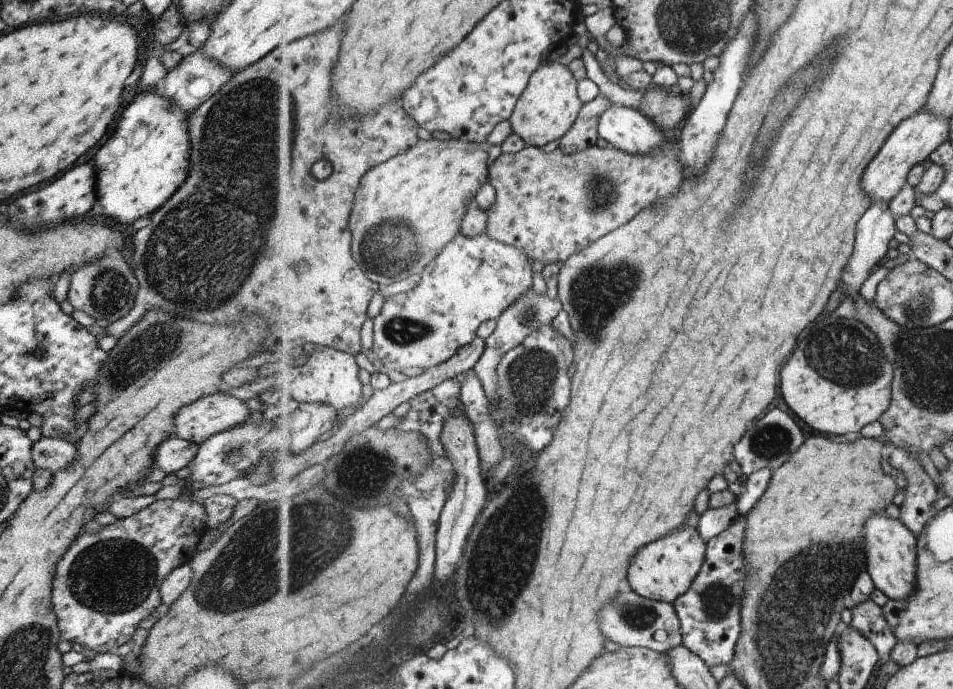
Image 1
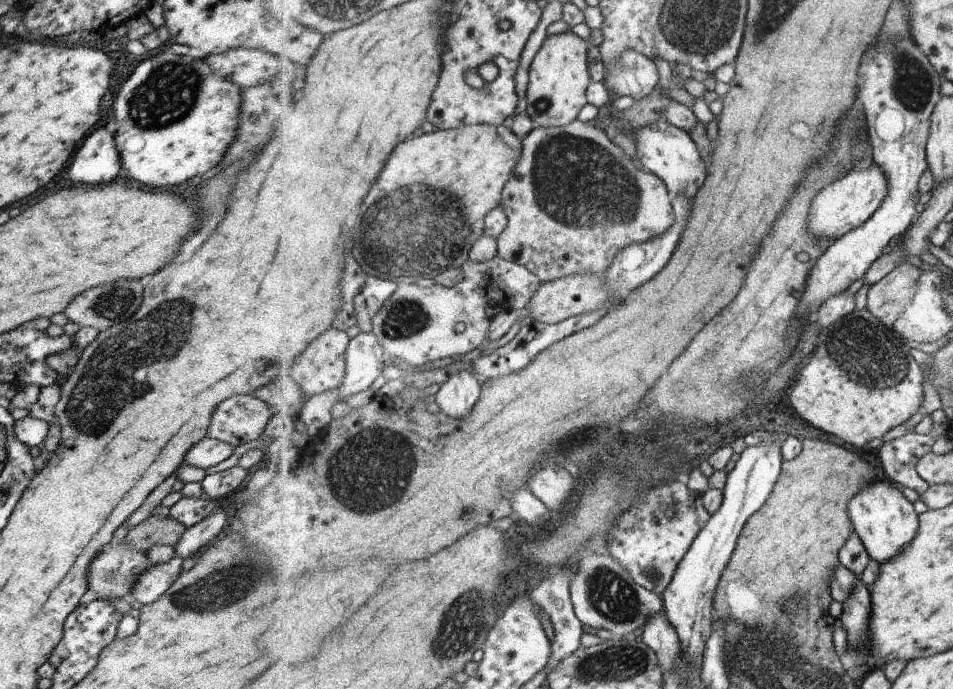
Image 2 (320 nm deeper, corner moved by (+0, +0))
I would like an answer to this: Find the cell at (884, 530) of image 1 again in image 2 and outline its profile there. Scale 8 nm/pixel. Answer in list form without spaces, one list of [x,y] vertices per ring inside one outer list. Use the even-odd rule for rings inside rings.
[[[876,479],[865,490],[861,490],[861,494],[851,500],[848,510],[854,533],[861,538],[869,558],[879,562],[880,566],[899,556],[905,546],[915,540],[920,530],[920,515],[917,514],[913,502],[909,502],[895,484],[883,482],[883,479]]]

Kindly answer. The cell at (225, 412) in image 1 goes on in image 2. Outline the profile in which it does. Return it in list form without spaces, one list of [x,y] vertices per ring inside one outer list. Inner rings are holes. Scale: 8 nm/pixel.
[[[231,396],[223,400],[211,414],[211,422],[207,426],[206,437],[225,442],[231,447],[247,444],[253,440],[261,441],[261,435],[272,416],[271,410],[255,396]]]

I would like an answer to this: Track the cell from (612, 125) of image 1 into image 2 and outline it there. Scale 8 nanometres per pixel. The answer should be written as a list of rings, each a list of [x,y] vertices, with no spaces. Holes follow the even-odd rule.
[[[665,118],[653,122],[651,126],[639,128],[637,138],[637,162],[643,169],[658,175],[667,184],[672,197],[685,194],[694,198],[706,182],[708,170],[702,151],[697,148],[693,138],[686,131],[671,125]]]

